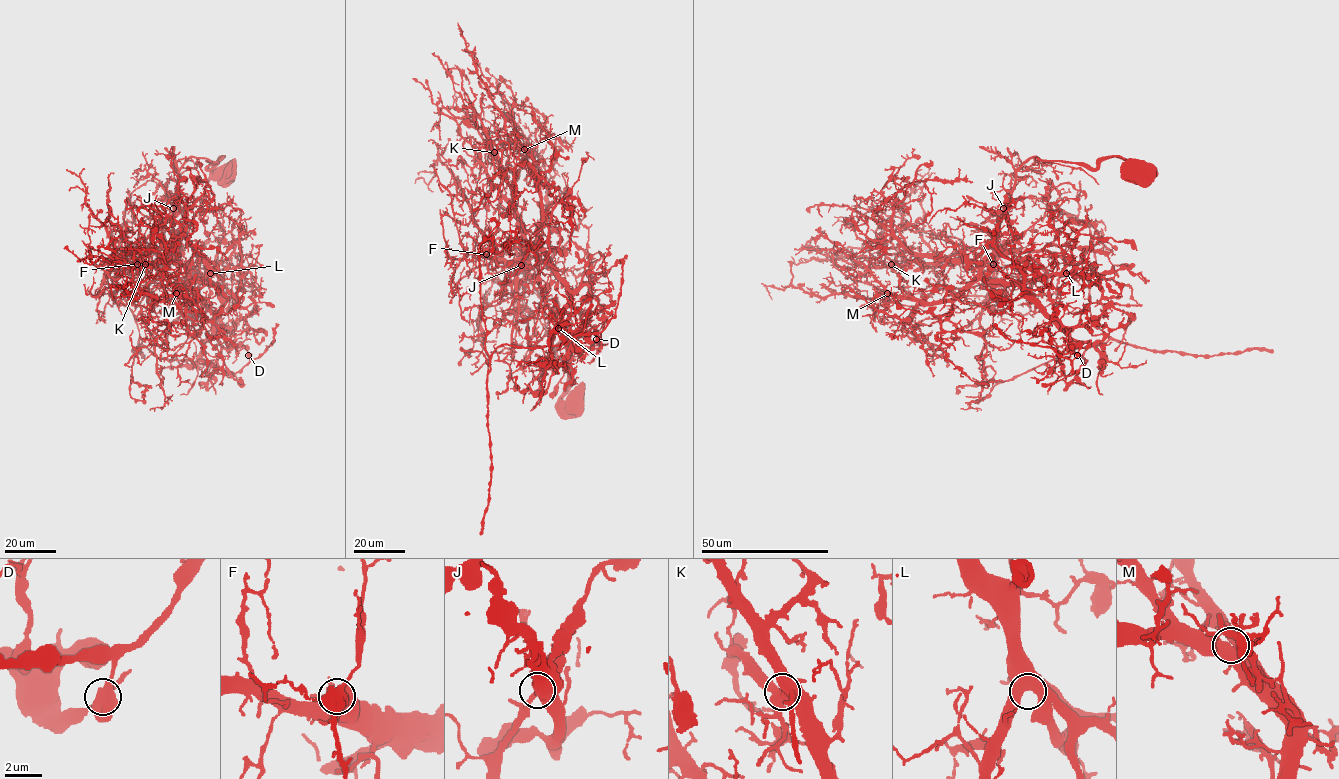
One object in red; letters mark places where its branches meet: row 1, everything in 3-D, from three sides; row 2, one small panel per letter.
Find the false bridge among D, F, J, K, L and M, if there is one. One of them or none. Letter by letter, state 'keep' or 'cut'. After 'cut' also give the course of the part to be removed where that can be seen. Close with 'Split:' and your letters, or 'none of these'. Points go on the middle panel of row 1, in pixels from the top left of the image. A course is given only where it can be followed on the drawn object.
D: cut; foreign part runs (597, 339), (501, 344), (488, 370), (481, 352), (460, 349), (468, 357), (472, 339), (496, 341)
F: keep
J: keep
K: keep
L: keep
M: keep
Split: D

